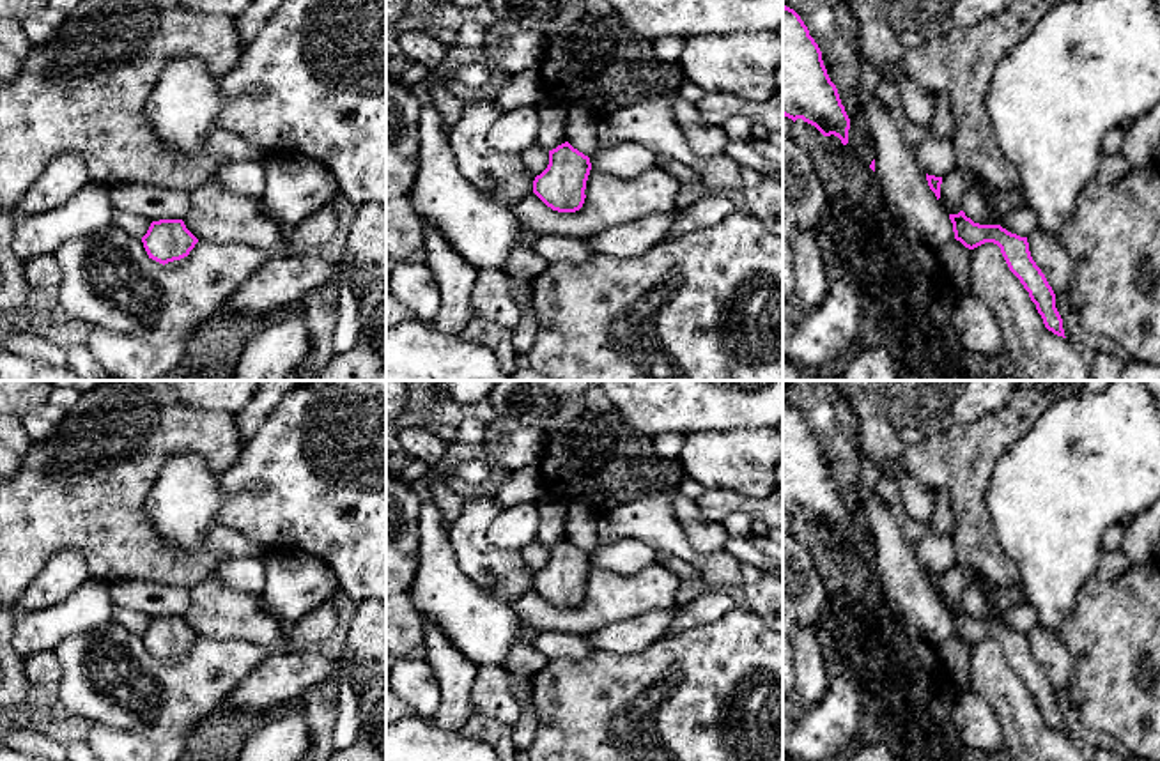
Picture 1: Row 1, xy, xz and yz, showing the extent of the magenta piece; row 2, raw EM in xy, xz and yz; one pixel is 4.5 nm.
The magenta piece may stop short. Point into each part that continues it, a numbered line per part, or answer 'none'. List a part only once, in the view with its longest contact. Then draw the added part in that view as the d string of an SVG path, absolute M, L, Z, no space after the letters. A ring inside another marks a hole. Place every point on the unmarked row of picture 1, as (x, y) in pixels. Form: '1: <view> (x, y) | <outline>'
none

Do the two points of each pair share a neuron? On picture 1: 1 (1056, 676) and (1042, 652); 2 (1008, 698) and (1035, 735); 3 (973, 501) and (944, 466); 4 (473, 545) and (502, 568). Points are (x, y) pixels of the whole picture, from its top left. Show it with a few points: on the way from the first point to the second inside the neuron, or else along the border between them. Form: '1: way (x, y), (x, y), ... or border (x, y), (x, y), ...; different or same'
1: way (1056, 671), (1056, 666), (1047, 657); same
2: way (1013, 707), (1026, 726); same
3: way (967, 492), (953, 475); same
4: way (479, 553), (494, 568); same

